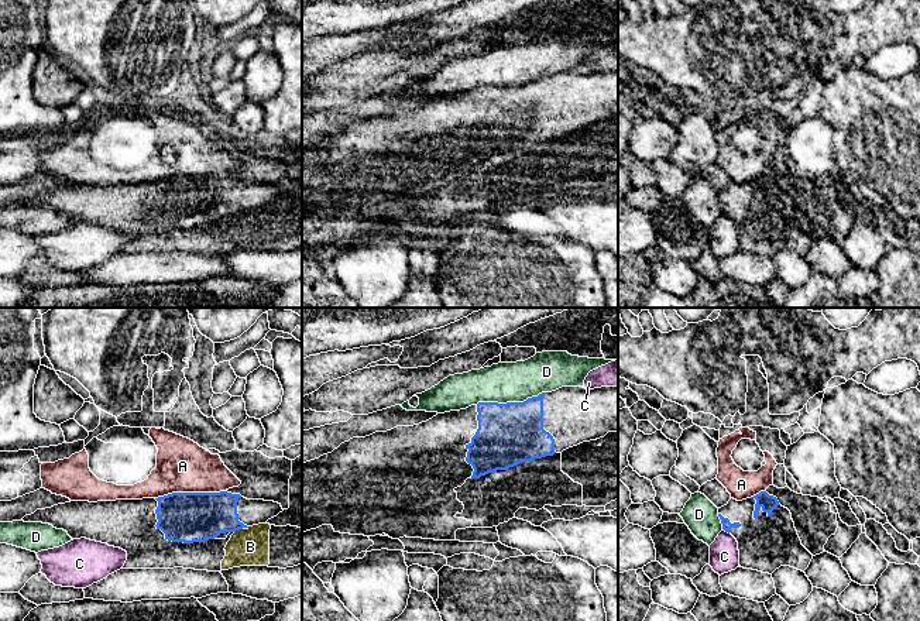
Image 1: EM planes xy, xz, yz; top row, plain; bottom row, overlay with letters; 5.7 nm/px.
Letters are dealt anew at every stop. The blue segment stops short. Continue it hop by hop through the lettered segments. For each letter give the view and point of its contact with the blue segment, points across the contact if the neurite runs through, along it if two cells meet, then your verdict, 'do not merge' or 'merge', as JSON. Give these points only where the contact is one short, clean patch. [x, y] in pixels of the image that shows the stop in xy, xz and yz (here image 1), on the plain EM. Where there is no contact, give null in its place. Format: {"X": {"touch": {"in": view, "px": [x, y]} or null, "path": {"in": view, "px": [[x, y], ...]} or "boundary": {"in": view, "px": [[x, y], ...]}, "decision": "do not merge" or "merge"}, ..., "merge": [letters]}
{"A": {"touch": {"in": "xy", "px": [189, 177]}, "decision": "do not merge"}, "B": {"touch": {"in": "xy", "px": [237, 213]}, "boundary": {"in": "xy", "px": [[241, 212], [234, 216]]}, "decision": "do not merge"}, "C": {"touch": {"in": "yz", "px": [725, 215]}, "decision": "do not merge"}, "D": {"touch": {"in": "xz", "px": [508, 86]}, "decision": "do not merge"}, "merge": []}

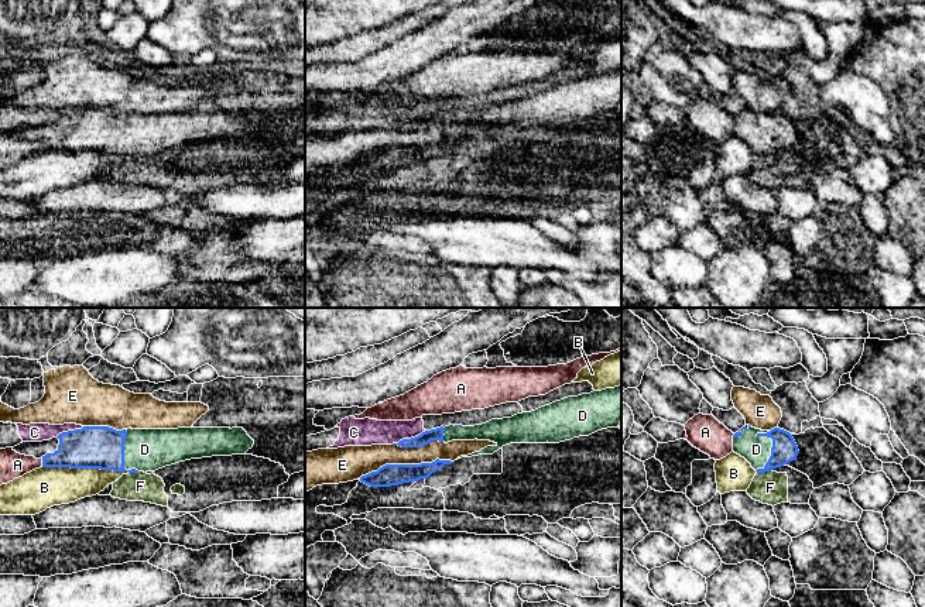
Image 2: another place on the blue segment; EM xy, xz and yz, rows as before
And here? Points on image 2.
{"A": {"touch": {"in": "xy", "px": [43, 147]}, "decision": "do not merge"}, "B": {"touch": {"in": "xy", "px": [86, 151]}, "decision": "do not merge"}, "C": {"touch": {"in": "xz", "px": [408, 123]}, "boundary": {"in": "xz", "px": [[425, 115], [391, 127]]}, "decision": "do not merge"}, "D": {"touch": {"in": "yz", "px": [771, 134]}, "path": {"in": "yz", "px": [[784, 133], [771, 134], [756, 133]]}, "decision": "merge"}, "E": {"touch": {"in": "xz", "px": [406, 148]}, "decision": "do not merge"}, "F": {"touch": {"in": "yz", "px": [764, 155]}, "boundary": {"in": "yz", "px": [[771, 153], [757, 157]]}, "decision": "do not merge"}, "merge": ["D"]}

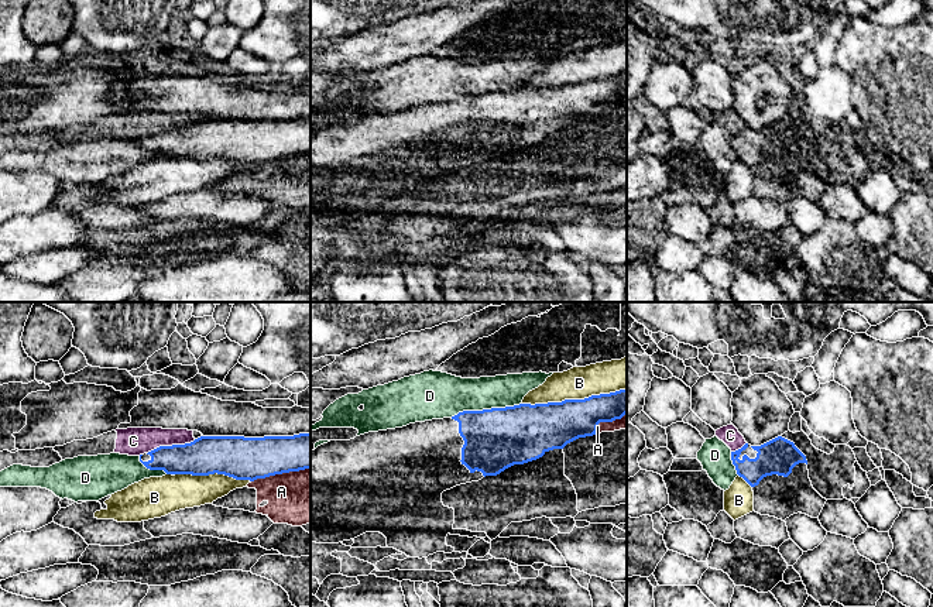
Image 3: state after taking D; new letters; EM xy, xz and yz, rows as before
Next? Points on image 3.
{"A": {"touch": {"in": "xy", "px": [280, 157]}, "decision": "do not merge"}, "B": {"touch": {"in": "xz", "px": [573, 83]}, "decision": "do not merge"}, "C": {"touch": {"in": "xy", "px": [172, 129]}, "boundary": {"in": "xy", "px": [[195, 123], [187, 127], [160, 129], [147, 137]]}, "decision": "do not merge"}, "D": {"touch": {"in": "xz", "px": [484, 93]}, "decision": "do not merge"}, "merge": []}

